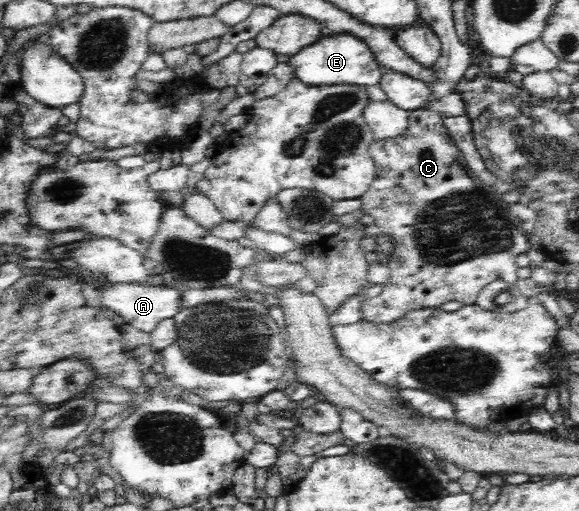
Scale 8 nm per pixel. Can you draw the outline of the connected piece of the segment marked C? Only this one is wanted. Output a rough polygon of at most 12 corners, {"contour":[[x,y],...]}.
{"contour":[[443,117],[368,150],[360,209],[395,249],[365,321],[516,285],[532,248]]}

